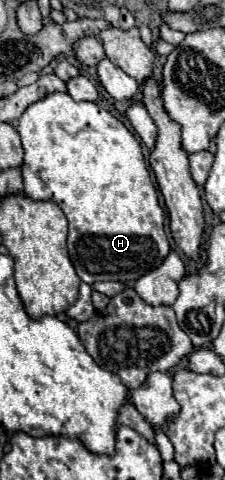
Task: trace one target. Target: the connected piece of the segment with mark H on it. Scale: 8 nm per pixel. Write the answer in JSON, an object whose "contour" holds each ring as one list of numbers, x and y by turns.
{"contour":[[53,92,23,112,17,132,25,150,21,166,25,194,33,200,53,200,63,208,69,220,69,258,83,282,93,284,115,280,133,286,139,276,145,276,163,264,169,254,165,214,159,206,159,196,151,182,141,144,123,122,95,102,75,102,67,92]]}

